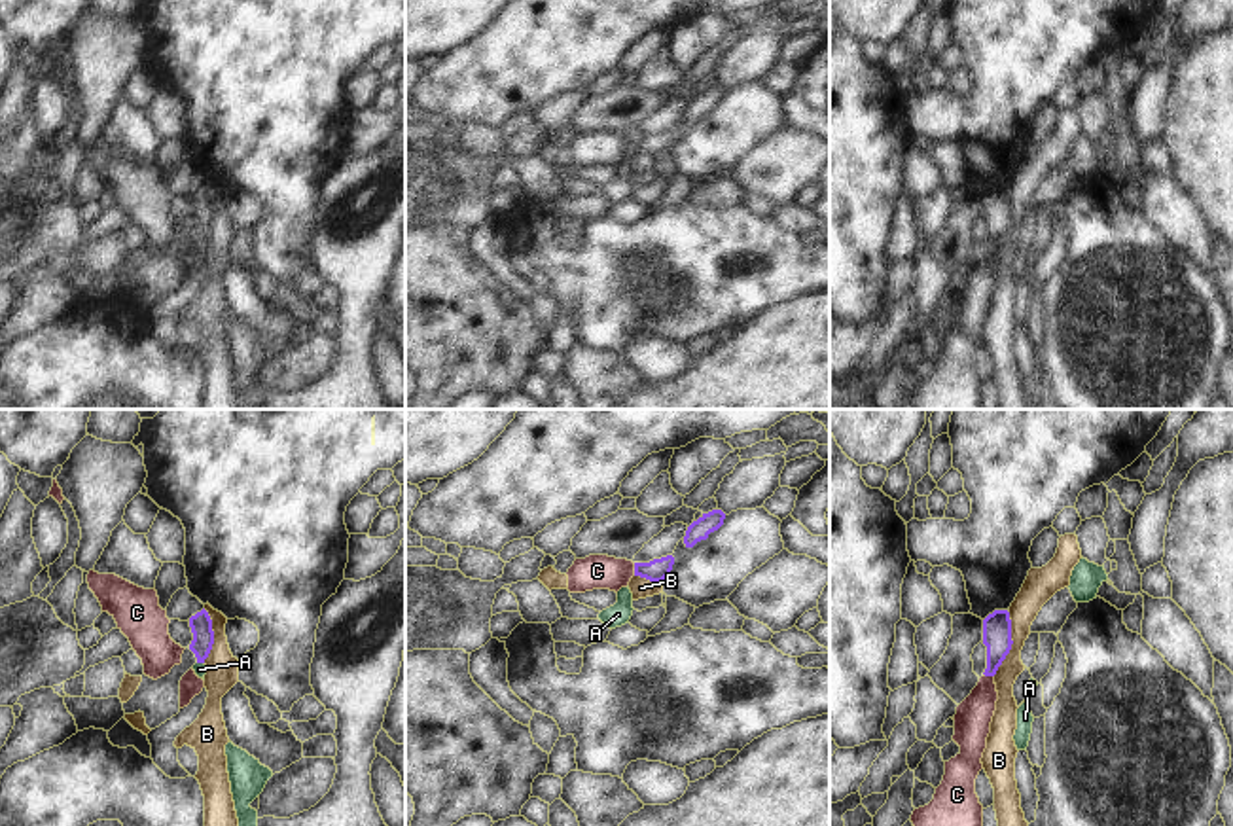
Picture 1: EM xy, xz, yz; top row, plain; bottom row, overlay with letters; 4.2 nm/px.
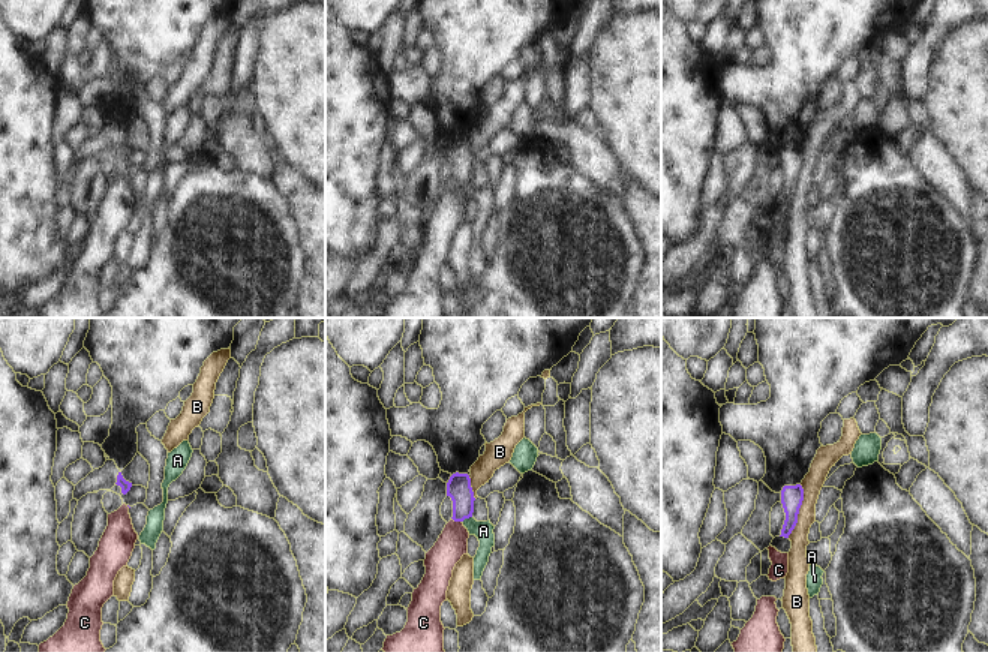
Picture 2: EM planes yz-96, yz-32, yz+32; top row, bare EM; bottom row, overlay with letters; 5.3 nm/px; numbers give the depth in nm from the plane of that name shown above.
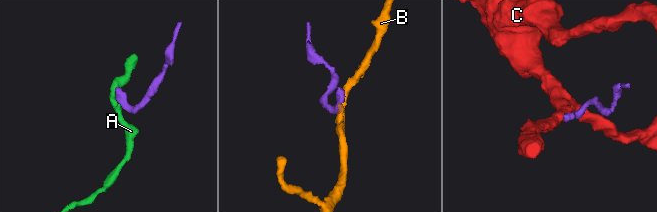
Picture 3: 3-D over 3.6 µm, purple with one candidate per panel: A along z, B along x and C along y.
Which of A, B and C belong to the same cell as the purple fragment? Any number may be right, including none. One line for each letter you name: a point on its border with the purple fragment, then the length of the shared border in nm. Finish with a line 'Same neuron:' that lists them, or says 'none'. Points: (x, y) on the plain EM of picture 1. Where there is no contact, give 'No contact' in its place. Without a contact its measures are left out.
A: Touches purple at xy (201, 237). Shared border 30 nm
Same neuron: A.

